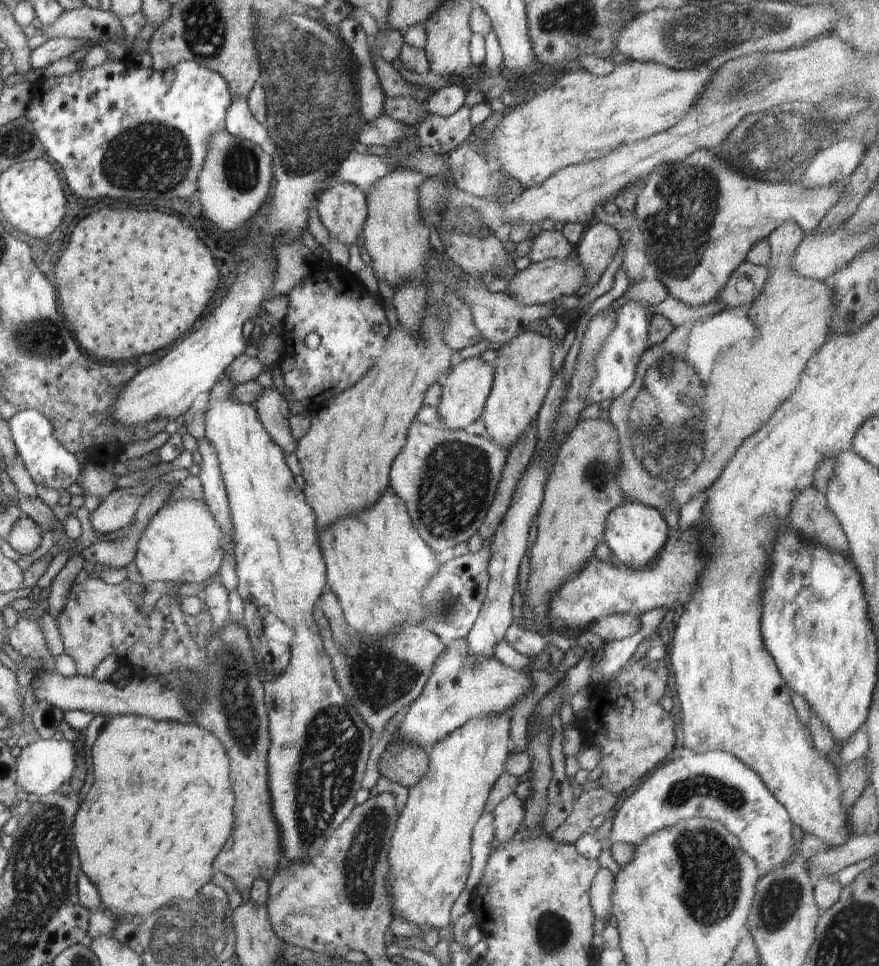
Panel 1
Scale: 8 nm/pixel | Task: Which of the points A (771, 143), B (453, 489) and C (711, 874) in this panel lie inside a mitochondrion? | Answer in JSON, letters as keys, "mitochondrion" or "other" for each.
{"A":"mitochondrion","B":"mitochondrion","C":"mitochondrion"}

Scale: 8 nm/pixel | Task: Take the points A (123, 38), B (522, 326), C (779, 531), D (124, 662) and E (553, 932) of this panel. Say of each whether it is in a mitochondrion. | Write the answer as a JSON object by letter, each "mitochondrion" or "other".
{"A":"other","B":"other","C":"other","D":"other","E":"mitochondrion"}

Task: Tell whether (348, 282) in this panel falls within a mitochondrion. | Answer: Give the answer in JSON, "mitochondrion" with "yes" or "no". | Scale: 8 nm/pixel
{"mitochondrion":"no"}

